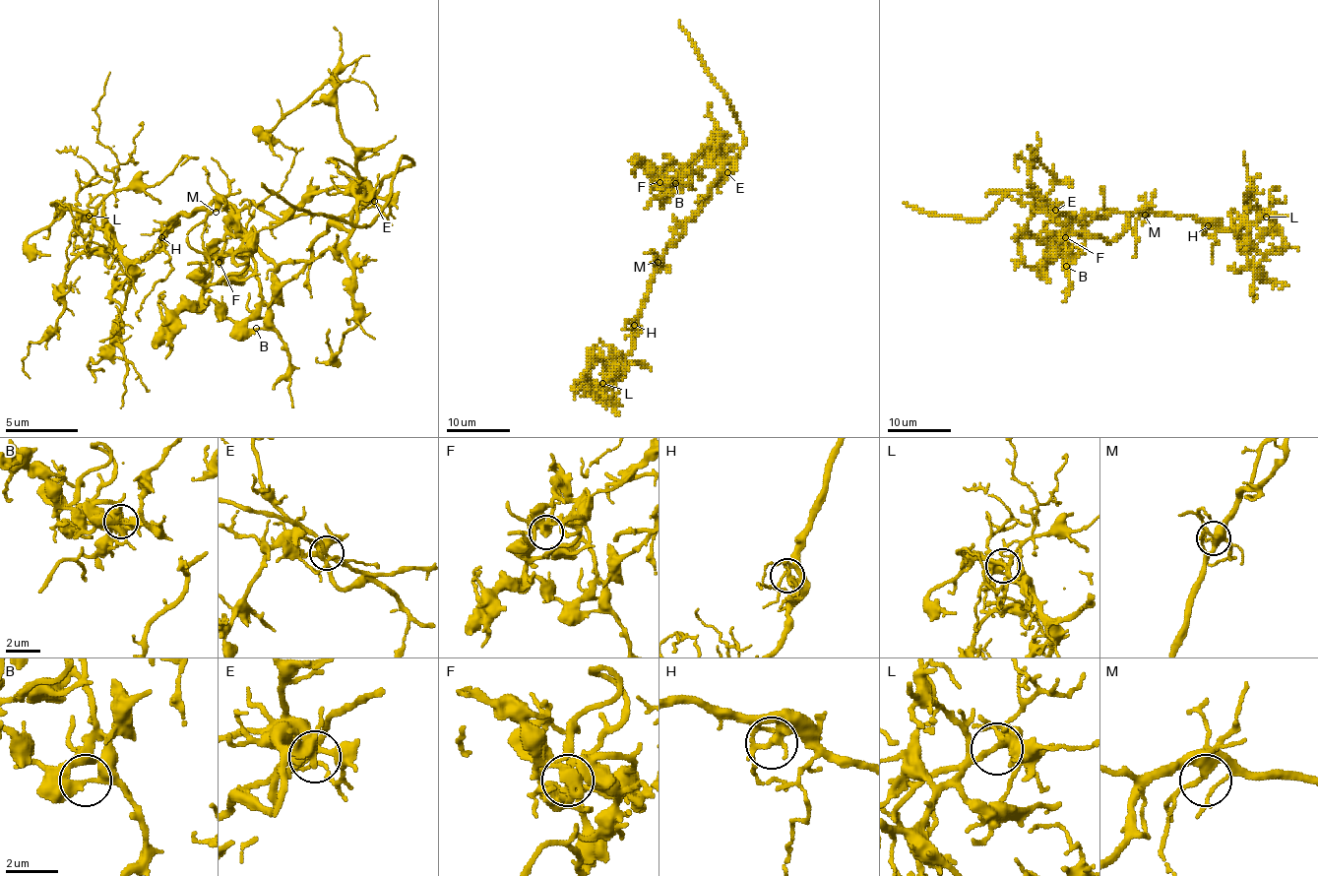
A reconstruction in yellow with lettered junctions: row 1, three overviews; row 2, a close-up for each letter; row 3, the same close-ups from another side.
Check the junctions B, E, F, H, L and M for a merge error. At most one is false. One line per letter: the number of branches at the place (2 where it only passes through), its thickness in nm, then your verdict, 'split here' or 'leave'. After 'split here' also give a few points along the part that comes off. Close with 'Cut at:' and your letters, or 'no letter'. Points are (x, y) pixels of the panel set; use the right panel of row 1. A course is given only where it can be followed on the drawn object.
B: 2 | 340 nm | leave
E: 2 | 190 nm | leave
F: 2 | 320 nm | leave
H: 2 | 280 nm | leave
L: 2 | 220 nm | leave
M: 2 | 340 nm | leave
Cut at: no letter

